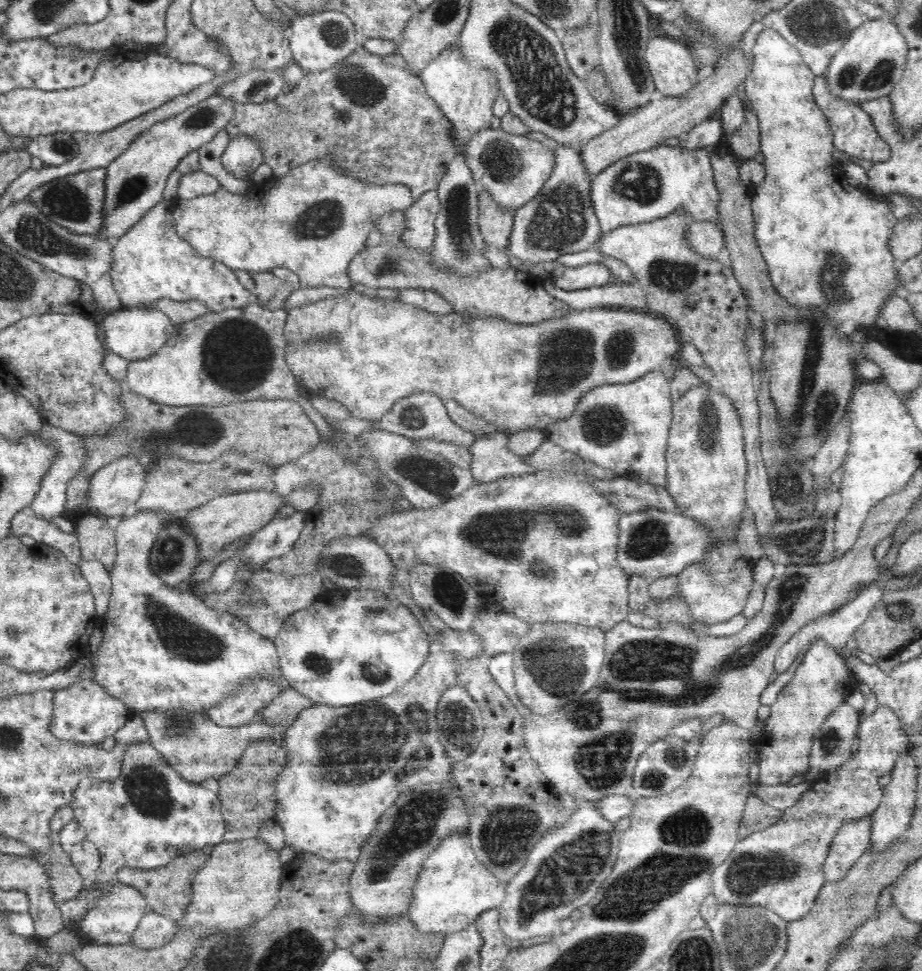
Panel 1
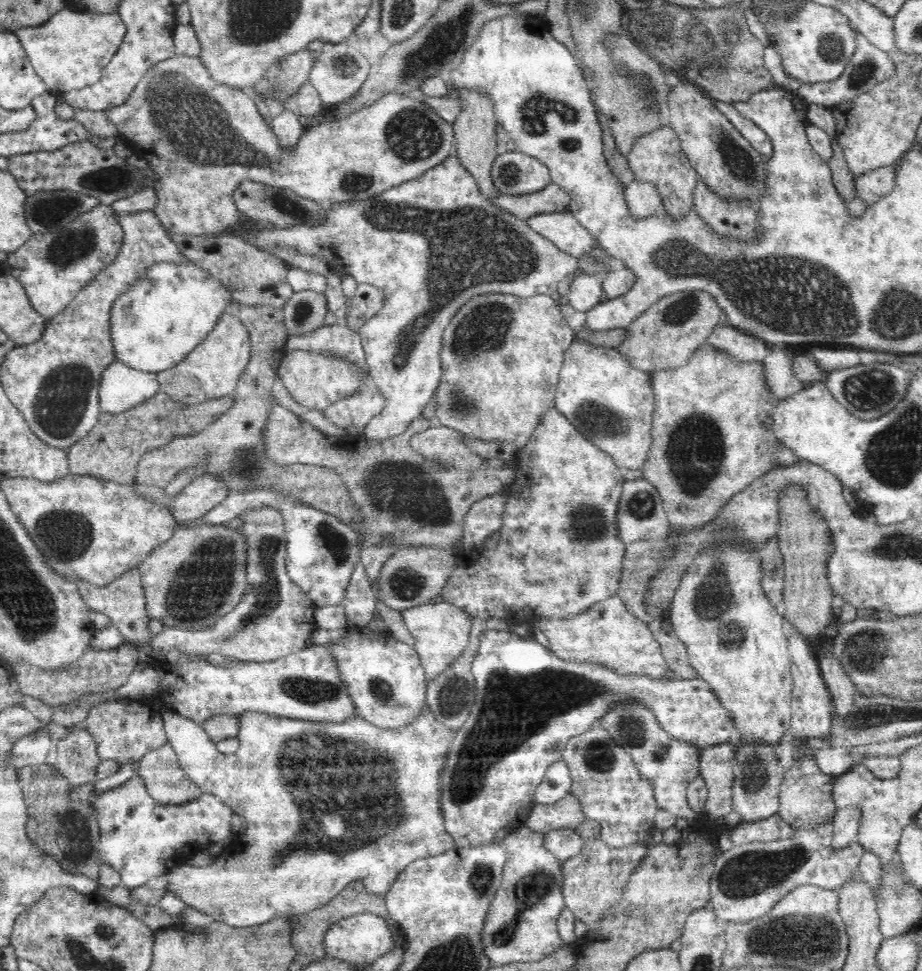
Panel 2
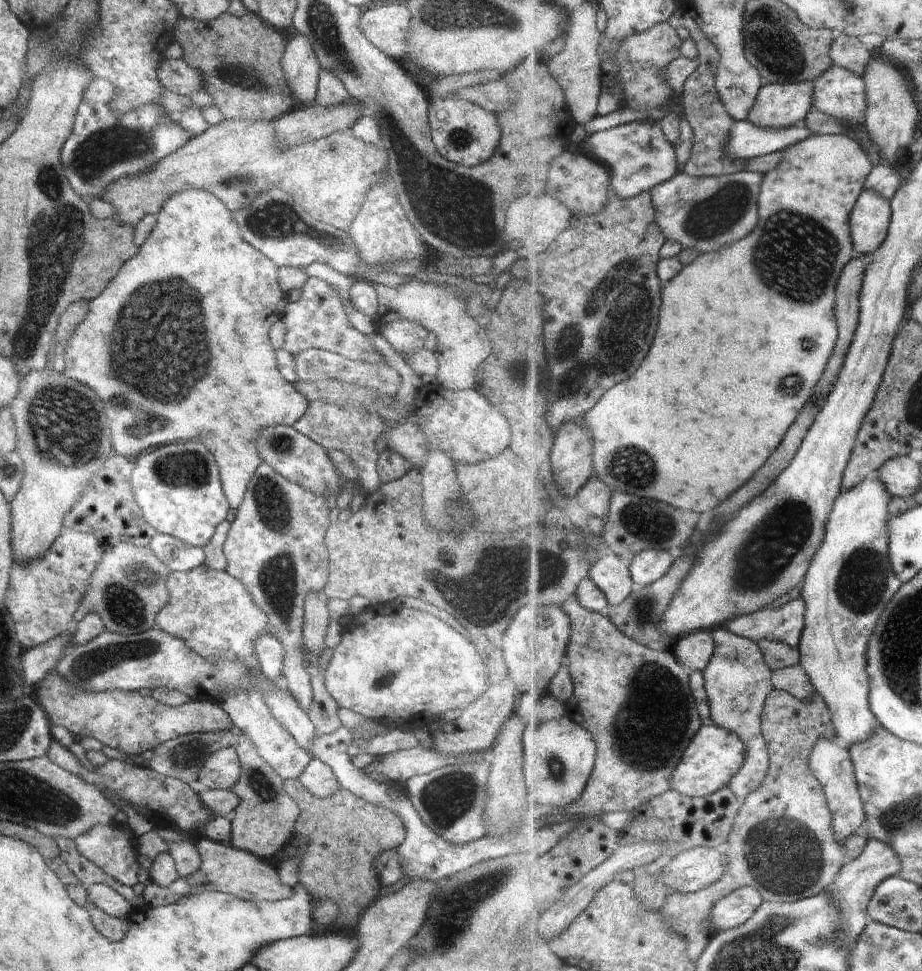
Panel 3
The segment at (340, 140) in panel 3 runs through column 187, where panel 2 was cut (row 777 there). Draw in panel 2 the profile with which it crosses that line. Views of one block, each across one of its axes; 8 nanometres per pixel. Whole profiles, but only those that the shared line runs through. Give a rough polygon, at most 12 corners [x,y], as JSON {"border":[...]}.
{"border":[[169,743],[137,764],[146,790],[162,805],[203,795]]}

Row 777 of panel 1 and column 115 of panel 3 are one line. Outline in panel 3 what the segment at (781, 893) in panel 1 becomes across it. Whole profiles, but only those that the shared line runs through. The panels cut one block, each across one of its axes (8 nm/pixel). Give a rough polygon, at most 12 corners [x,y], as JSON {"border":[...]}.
{"border":[[124,824],[94,826],[78,853],[121,886],[139,883],[137,837]]}

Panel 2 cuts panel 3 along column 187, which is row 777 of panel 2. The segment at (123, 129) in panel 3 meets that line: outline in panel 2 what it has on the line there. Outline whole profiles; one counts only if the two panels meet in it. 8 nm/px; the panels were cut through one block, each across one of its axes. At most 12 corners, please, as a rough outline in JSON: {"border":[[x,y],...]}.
{"border":[[139,775],[94,802],[128,889],[234,834],[216,795],[162,805]]}

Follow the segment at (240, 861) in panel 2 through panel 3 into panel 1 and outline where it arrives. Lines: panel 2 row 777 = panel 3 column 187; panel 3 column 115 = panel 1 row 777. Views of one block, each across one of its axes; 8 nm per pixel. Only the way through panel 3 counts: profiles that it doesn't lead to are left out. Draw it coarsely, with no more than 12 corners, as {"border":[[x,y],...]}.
{"border":[[471,631],[429,636],[398,692],[285,728],[274,821],[357,861],[402,792],[450,778],[437,706]]}

